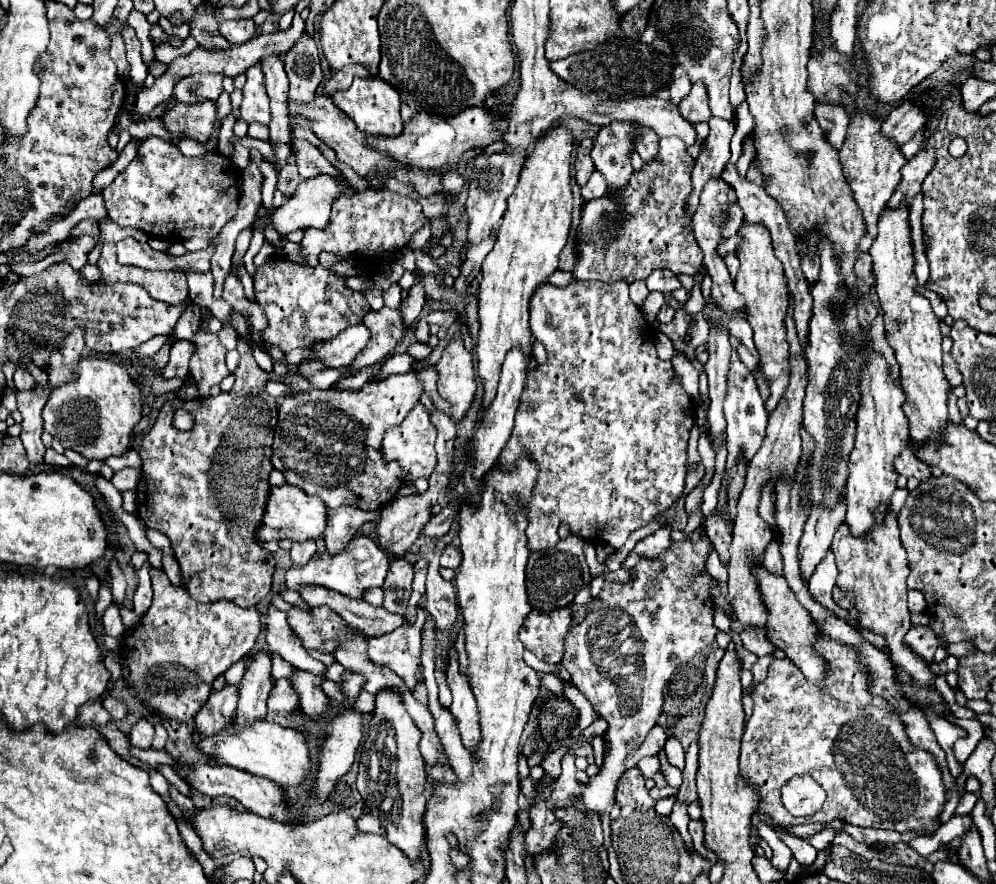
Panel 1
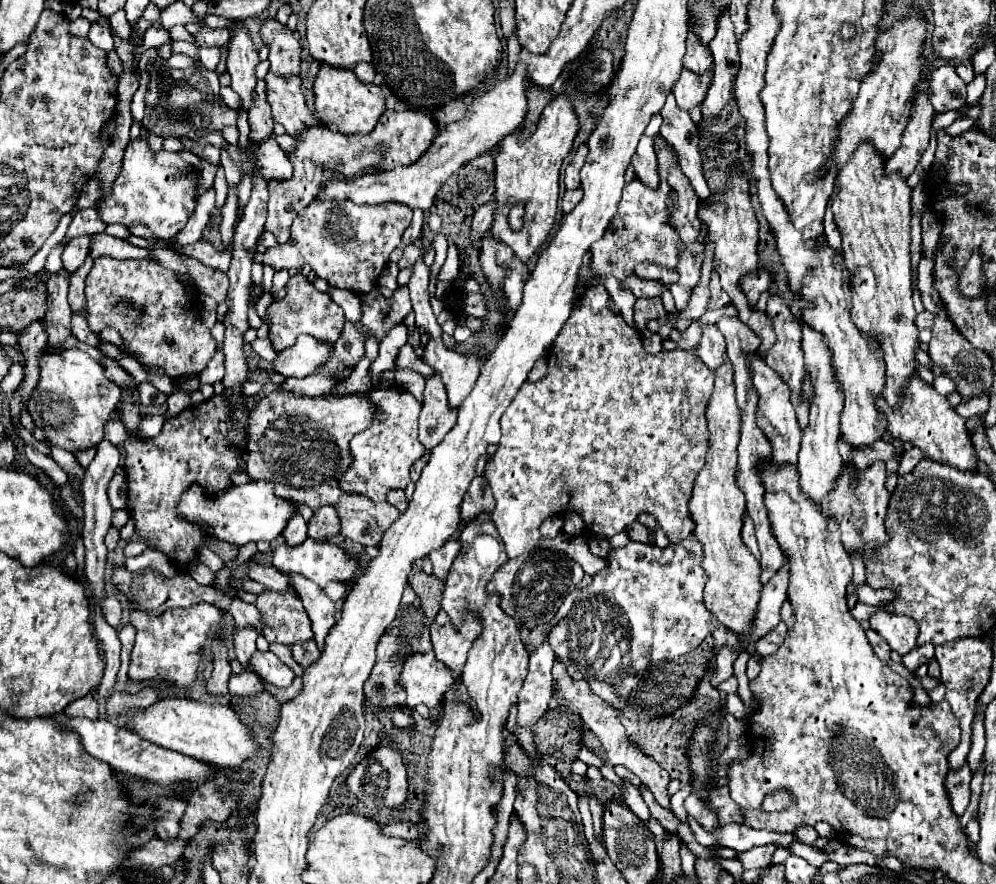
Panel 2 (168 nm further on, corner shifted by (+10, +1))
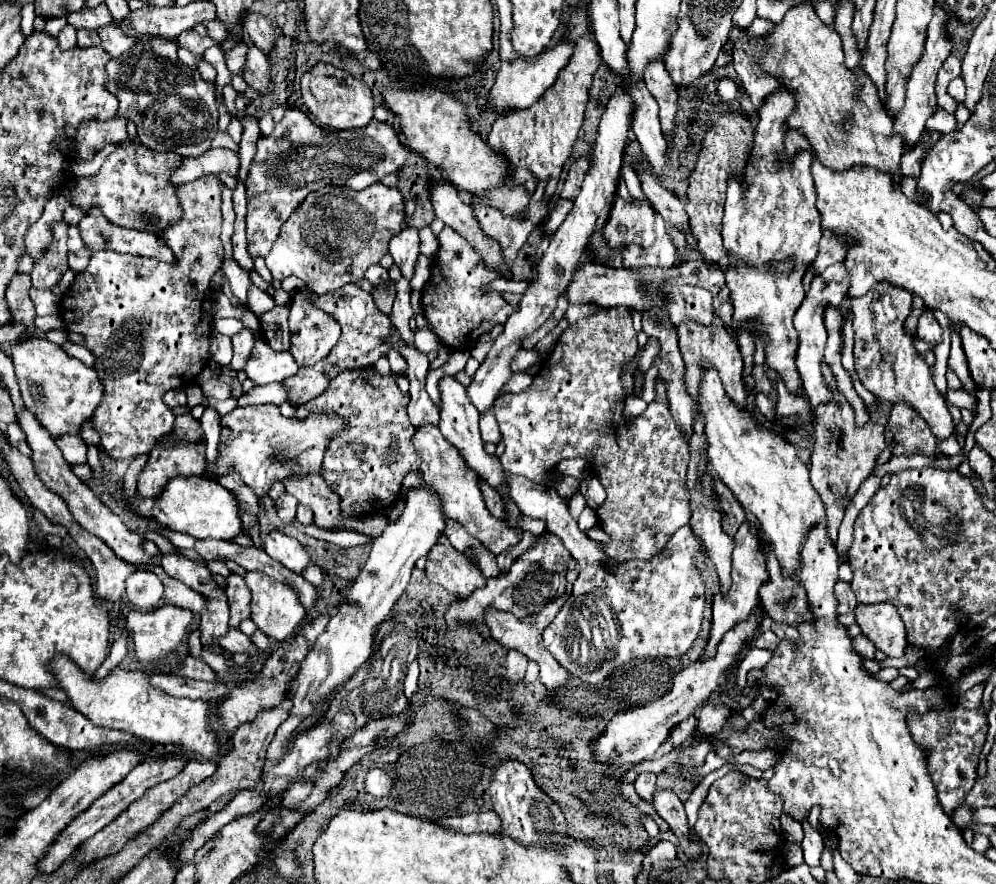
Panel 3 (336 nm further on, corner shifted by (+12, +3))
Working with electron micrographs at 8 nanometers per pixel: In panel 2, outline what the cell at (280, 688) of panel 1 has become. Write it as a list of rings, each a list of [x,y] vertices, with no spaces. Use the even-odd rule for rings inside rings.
[[[244,670],[242,674],[230,678],[230,694],[232,696],[256,696],[260,692],[264,692],[264,682],[254,670],[252,672]]]

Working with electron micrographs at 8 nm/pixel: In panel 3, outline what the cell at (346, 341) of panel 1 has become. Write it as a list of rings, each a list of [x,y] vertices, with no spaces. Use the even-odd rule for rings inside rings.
[[[258,338],[244,372],[254,384],[270,384],[294,376],[298,372],[298,364],[290,352],[274,352],[262,338]]]

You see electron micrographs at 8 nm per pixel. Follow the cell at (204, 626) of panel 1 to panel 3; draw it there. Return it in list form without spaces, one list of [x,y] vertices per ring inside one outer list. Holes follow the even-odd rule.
[[[162,606],[152,612],[138,612],[138,610],[130,612],[126,618],[124,630],[132,634],[134,652],[138,656],[138,660],[154,662],[154,660],[160,660],[176,650],[176,646],[186,638],[190,622],[192,622],[192,612],[188,612],[184,608],[176,608],[176,606]]]

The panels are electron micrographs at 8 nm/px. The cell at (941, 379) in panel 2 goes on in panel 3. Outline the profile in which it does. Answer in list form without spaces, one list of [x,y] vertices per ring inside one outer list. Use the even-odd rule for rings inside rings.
[[[948,390],[946,400],[958,408],[966,408],[970,412],[976,412],[976,398],[968,394],[966,390]]]

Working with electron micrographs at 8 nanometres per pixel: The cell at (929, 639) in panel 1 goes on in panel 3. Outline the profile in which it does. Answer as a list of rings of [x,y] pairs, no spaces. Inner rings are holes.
[[[868,604],[856,606],[856,624],[878,650],[890,658],[902,658],[908,646],[906,630],[900,614],[890,604]]]

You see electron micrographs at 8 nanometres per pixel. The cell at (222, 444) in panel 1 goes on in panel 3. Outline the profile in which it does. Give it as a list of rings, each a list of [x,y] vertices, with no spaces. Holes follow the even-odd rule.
[[[162,442],[150,452],[150,460],[138,478],[138,492],[146,498],[156,498],[168,480],[178,476],[204,474],[204,444]]]

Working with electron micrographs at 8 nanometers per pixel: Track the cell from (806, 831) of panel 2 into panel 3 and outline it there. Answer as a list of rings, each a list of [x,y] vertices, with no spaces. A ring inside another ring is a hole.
[[[782,814],[780,822],[782,822],[782,834],[786,836],[788,842],[802,842],[804,832],[798,820],[794,820],[790,814]]]

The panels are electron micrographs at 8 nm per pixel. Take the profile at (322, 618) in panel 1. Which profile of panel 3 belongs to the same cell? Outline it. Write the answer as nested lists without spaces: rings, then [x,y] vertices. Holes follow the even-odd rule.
[[[252,570],[252,572],[246,572],[244,580],[252,592],[252,602],[250,602],[250,608],[252,608],[252,622],[258,626],[258,630],[262,630],[266,636],[282,642],[286,638],[290,638],[294,634],[294,630],[300,626],[302,618],[304,618],[304,606],[300,606],[300,600],[296,598],[296,592],[290,588],[290,586],[284,586],[282,582],[276,582],[274,578],[254,578],[254,574],[262,574],[260,570]]]

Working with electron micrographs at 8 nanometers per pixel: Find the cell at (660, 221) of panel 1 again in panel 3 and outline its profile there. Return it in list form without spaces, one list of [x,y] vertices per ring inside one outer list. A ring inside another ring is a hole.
[[[616,198],[610,220],[604,226],[604,242],[610,250],[622,250],[628,244],[652,246],[654,242],[654,210],[648,202],[634,200],[634,204]]]

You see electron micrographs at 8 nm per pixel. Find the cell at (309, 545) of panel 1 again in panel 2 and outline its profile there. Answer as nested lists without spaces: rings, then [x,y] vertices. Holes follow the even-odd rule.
[[[294,514],[292,520],[290,520],[290,524],[284,528],[282,536],[284,536],[286,544],[290,544],[290,546],[302,544],[302,542],[308,538],[308,526],[306,526],[306,520],[304,520],[300,514]]]

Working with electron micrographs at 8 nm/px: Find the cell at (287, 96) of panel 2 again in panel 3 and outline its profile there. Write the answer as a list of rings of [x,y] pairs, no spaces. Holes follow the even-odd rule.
[[[256,46],[248,48],[246,64],[242,66],[240,72],[242,72],[242,78],[248,84],[248,88],[254,88],[262,94],[266,94],[270,90],[270,62],[260,48],[256,48]]]

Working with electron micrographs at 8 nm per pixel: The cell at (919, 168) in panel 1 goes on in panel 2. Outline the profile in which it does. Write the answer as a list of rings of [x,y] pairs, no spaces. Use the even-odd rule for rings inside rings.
[[[920,94],[914,102],[914,112],[912,118],[902,134],[902,144],[900,148],[894,152],[892,158],[886,160],[886,174],[892,172],[900,172],[902,178],[908,178],[914,168],[918,166],[922,154],[928,148],[930,142],[930,128],[932,128],[932,106],[928,102],[928,96]]]

